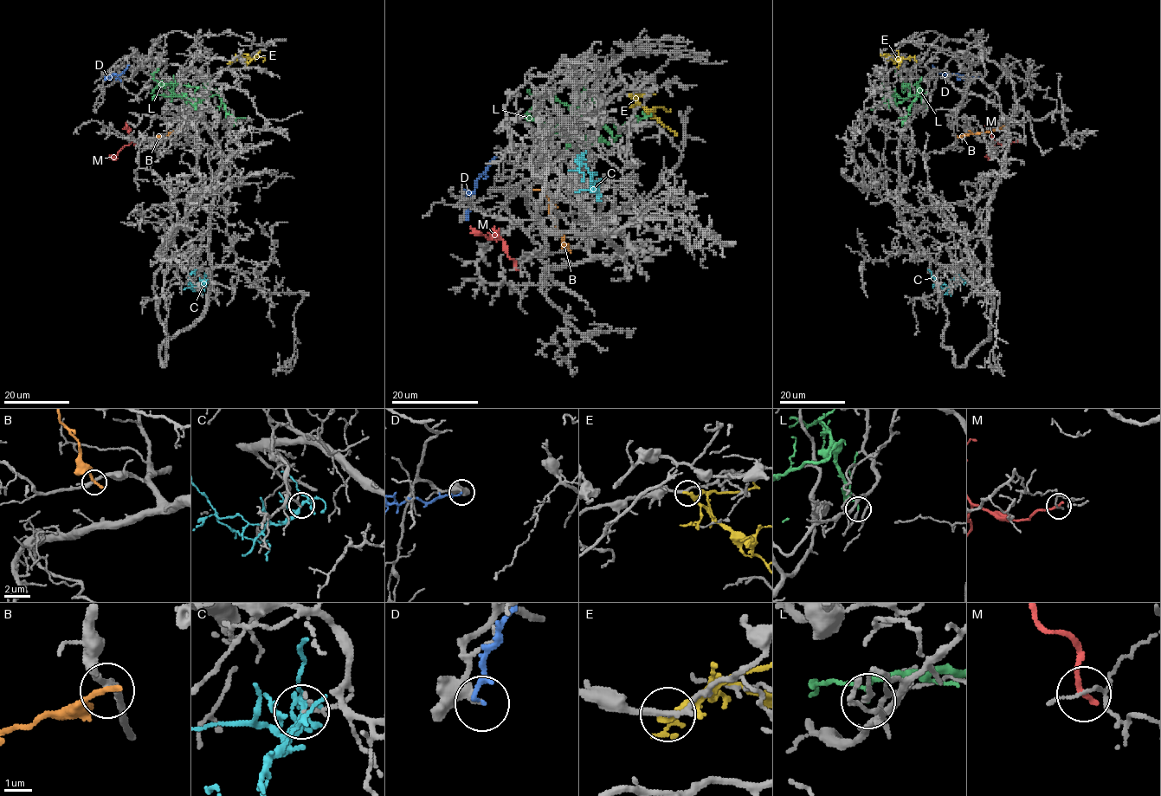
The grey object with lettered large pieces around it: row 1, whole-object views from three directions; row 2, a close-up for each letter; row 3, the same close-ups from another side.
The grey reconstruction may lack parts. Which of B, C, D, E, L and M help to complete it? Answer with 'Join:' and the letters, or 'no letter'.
Join: no letter

